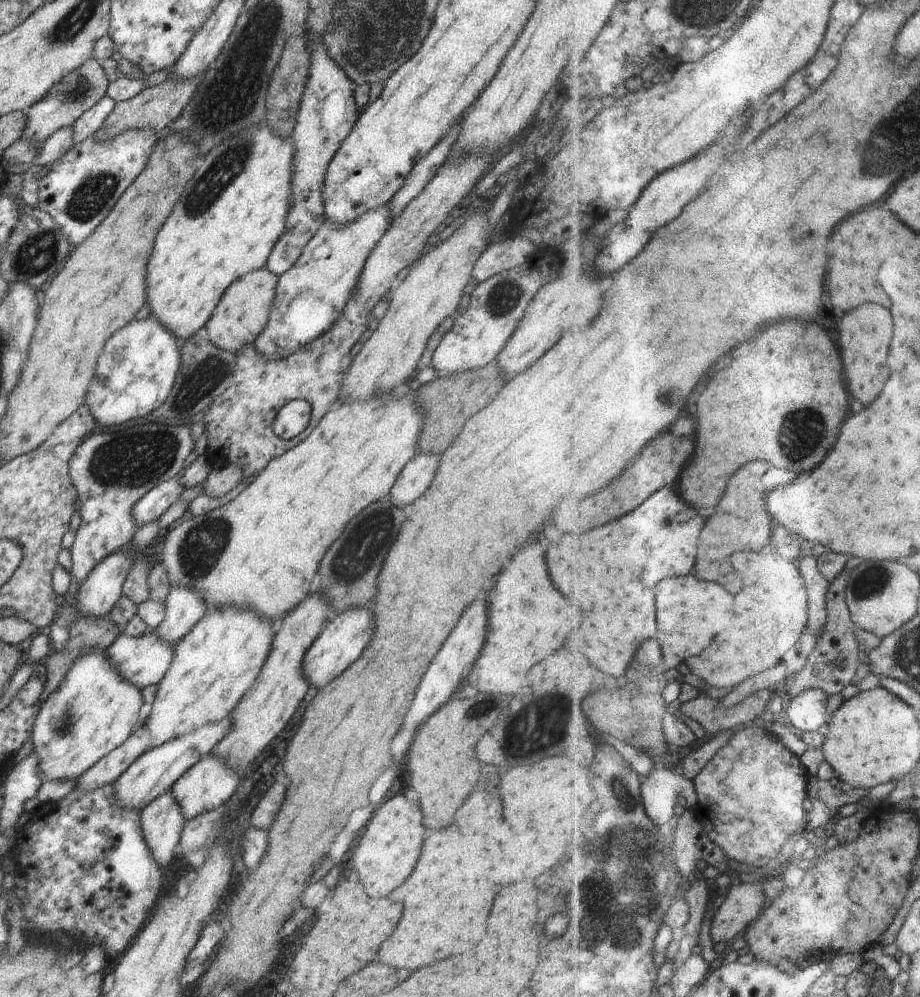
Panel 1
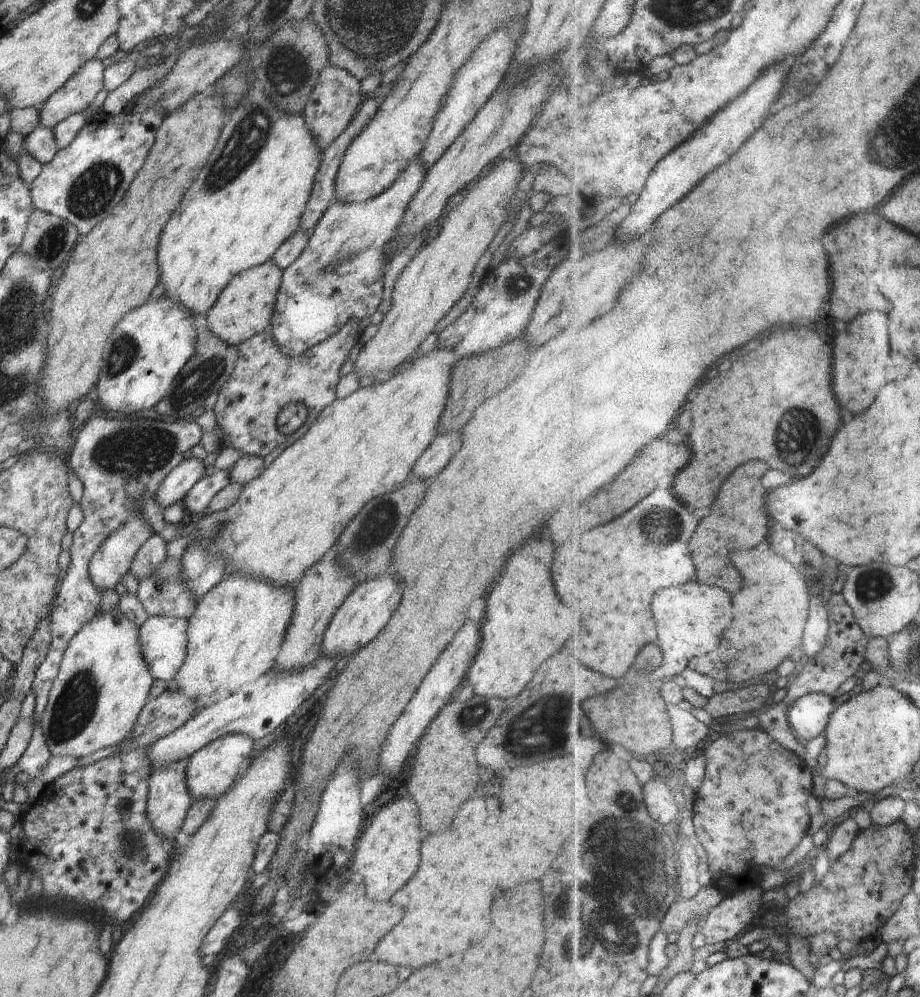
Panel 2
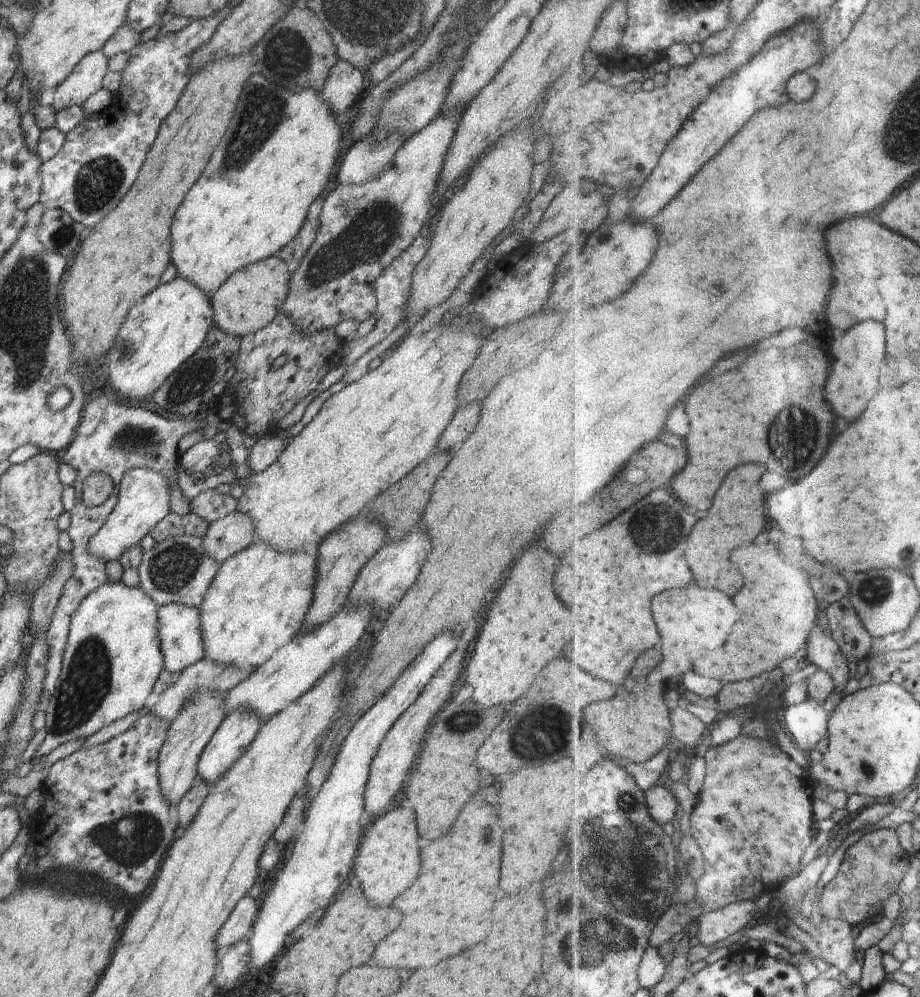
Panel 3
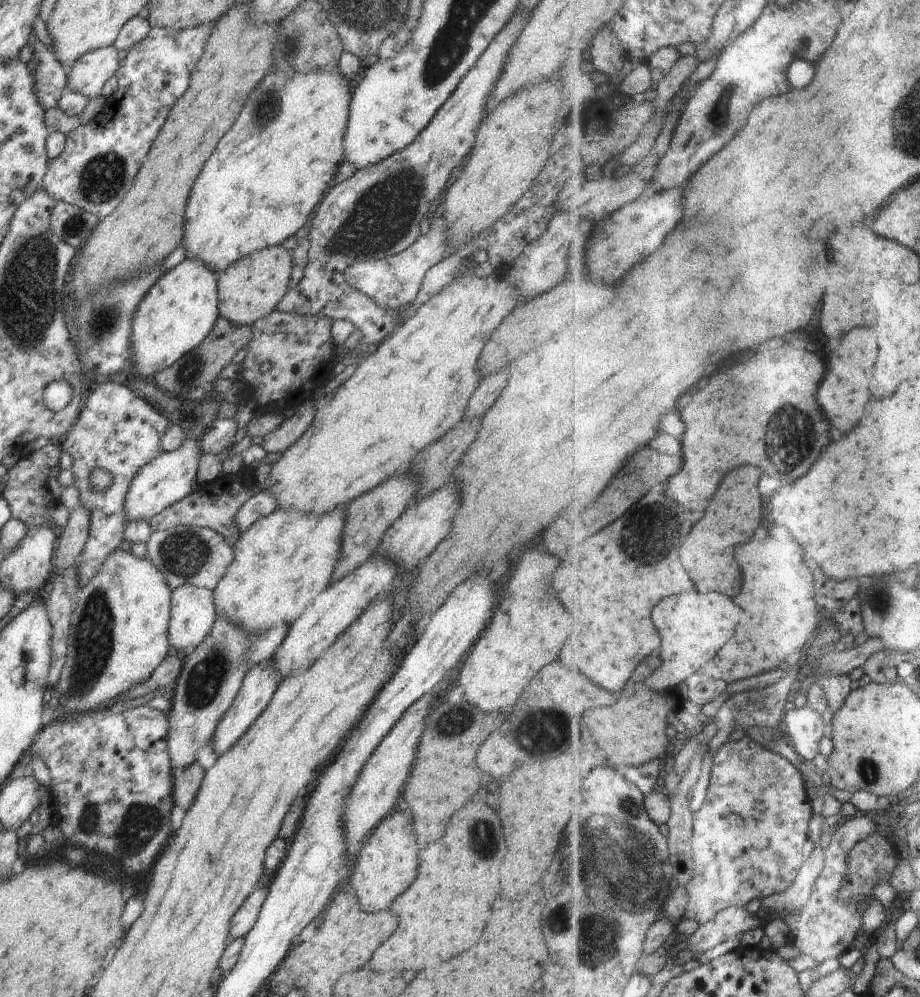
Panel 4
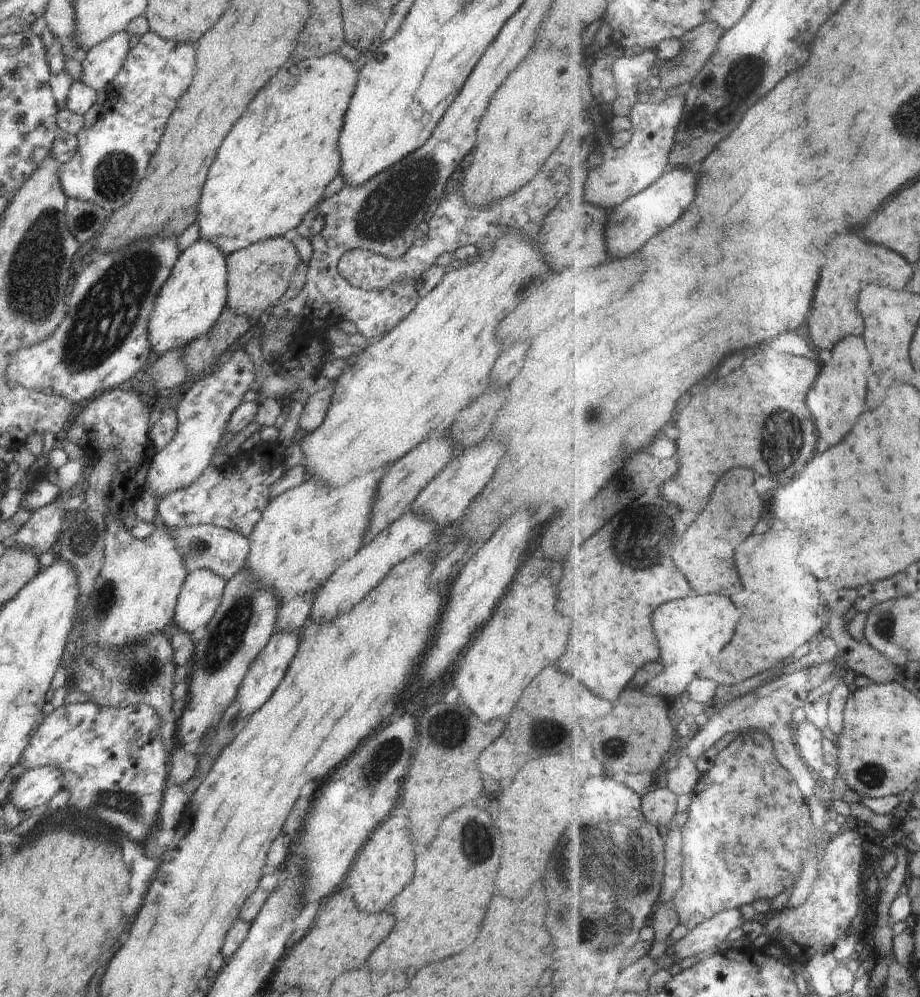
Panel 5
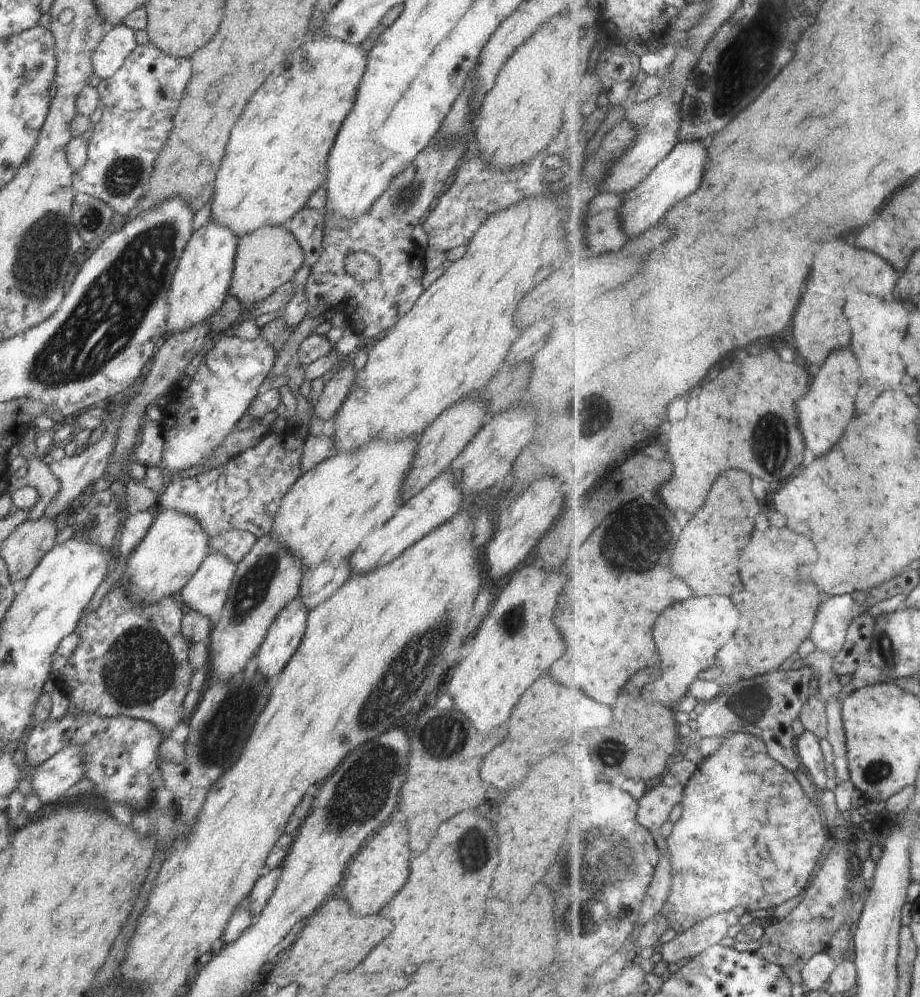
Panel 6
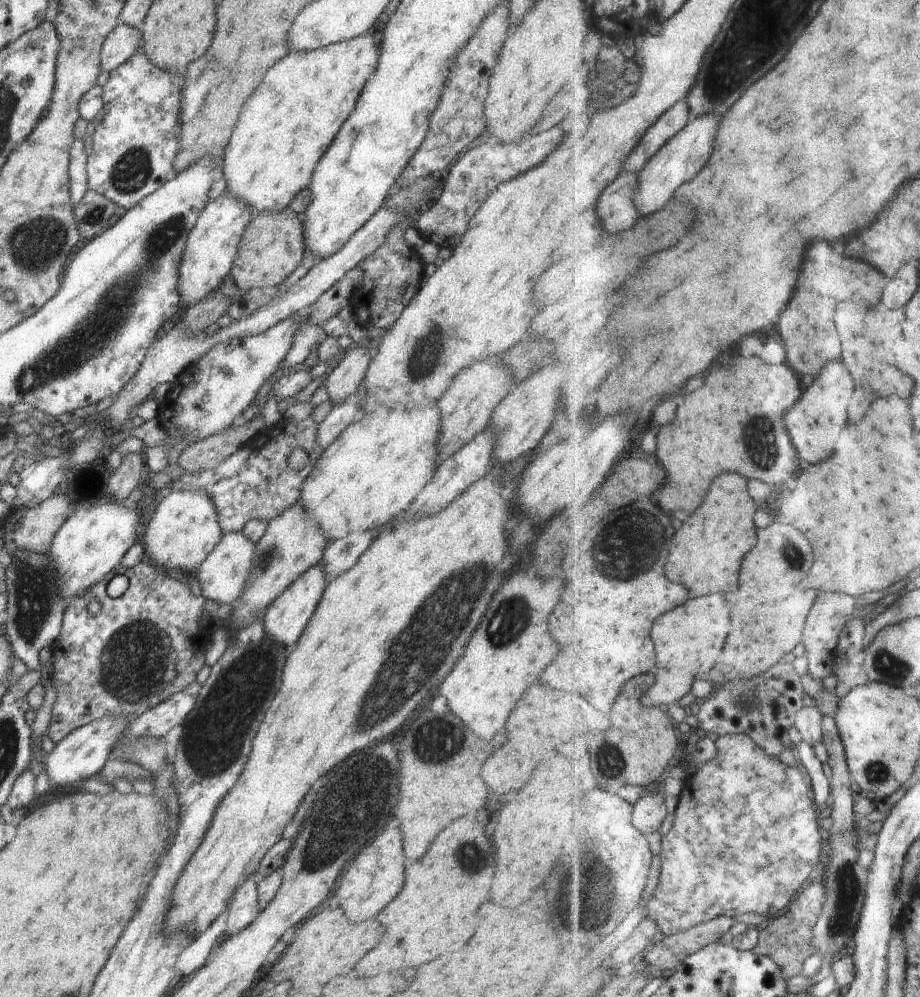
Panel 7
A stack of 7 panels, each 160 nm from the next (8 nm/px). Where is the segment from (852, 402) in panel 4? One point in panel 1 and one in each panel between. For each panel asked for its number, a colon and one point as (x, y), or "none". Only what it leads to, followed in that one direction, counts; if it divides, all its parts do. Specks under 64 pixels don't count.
1: (867, 334)
2: (862, 352)
3: (858, 356)

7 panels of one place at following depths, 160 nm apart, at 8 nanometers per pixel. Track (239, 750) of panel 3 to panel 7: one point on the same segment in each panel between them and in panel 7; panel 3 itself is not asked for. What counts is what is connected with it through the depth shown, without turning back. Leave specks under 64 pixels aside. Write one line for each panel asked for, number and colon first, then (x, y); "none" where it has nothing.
4: (260, 683)
5: (266, 672)
6: (283, 637)
7: (284, 620)

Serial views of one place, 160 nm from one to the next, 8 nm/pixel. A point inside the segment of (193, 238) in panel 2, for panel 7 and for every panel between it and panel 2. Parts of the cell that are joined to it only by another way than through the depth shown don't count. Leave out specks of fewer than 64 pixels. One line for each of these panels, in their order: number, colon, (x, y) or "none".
3: (280, 152)
4: (267, 176)
5: (264, 180)
6: (276, 158)
7: (281, 134)

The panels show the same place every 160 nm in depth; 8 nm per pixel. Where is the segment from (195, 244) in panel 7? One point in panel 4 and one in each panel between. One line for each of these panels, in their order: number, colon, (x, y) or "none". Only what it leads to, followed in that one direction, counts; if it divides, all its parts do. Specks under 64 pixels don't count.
4: (178, 312)
5: (191, 301)
6: (200, 284)

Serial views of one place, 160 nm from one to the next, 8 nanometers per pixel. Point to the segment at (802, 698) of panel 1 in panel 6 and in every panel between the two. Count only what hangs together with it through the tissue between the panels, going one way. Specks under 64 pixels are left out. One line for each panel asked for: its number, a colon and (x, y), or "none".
2: (809, 718)
3: (808, 721)
4: (805, 725)
5: (809, 736)
6: (814, 761)

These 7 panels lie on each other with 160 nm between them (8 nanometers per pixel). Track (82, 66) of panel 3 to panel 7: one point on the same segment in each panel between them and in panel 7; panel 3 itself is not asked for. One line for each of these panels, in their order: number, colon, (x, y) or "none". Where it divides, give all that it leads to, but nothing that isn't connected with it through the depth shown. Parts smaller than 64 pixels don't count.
4: (87, 74)
5: (102, 62)
6: (118, 42)
7: (121, 43)

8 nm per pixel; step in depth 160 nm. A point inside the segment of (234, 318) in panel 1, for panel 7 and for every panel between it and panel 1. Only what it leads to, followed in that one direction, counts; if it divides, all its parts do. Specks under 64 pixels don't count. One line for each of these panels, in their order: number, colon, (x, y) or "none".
2: (245, 307)
3: (251, 297)
4: (250, 288)
5: (258, 276)
6: (267, 258)
7: (272, 246)

